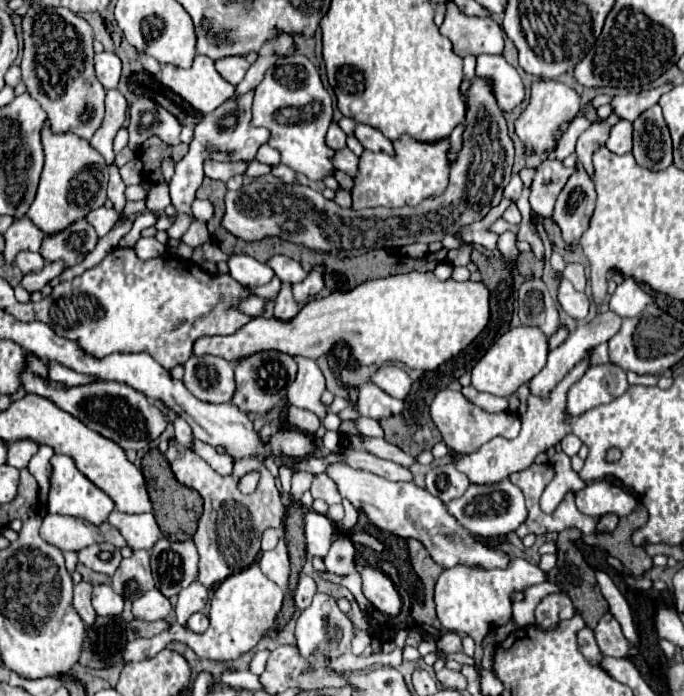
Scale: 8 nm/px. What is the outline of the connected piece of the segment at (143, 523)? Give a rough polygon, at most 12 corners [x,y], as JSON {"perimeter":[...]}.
{"perimeter":[[110,512],[108,522],[132,550],[150,550],[160,538],[152,512]]}

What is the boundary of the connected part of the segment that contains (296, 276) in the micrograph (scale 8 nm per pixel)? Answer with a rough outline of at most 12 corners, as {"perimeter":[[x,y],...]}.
{"perimeter":[[272,256],[266,264],[282,282],[296,284],[306,270],[288,256]]}

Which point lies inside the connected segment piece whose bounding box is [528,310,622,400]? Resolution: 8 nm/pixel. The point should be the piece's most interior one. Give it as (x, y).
(587, 336)

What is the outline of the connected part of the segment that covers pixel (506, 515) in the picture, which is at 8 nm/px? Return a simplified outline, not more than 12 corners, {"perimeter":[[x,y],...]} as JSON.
{"perimeter":[[510,480],[470,484],[446,508],[474,536],[506,536],[526,520]]}

